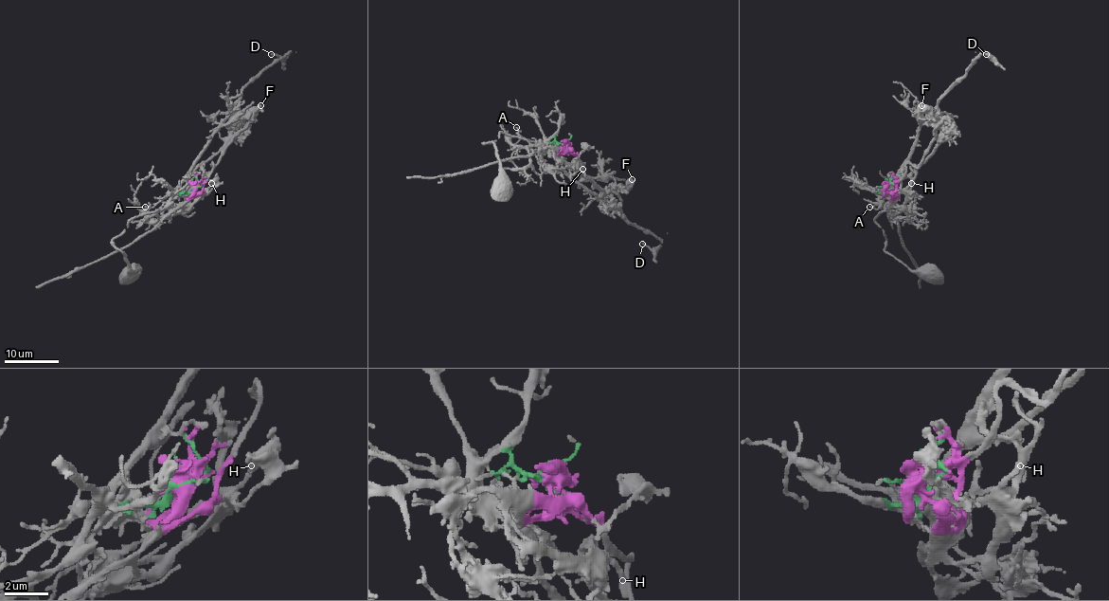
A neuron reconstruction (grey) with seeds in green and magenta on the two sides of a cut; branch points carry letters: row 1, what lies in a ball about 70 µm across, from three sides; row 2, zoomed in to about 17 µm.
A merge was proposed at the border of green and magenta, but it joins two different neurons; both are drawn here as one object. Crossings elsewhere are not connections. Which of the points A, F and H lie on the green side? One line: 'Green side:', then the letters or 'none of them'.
Green side: A

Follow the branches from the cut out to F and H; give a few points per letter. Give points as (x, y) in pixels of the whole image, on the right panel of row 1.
F: (887, 187), (900, 179), (907, 163), (919, 166), (931, 144), (936, 126), (921, 105)
H: (887, 187), (896, 195), (894, 205), (901, 206), (906, 189), (912, 183)

